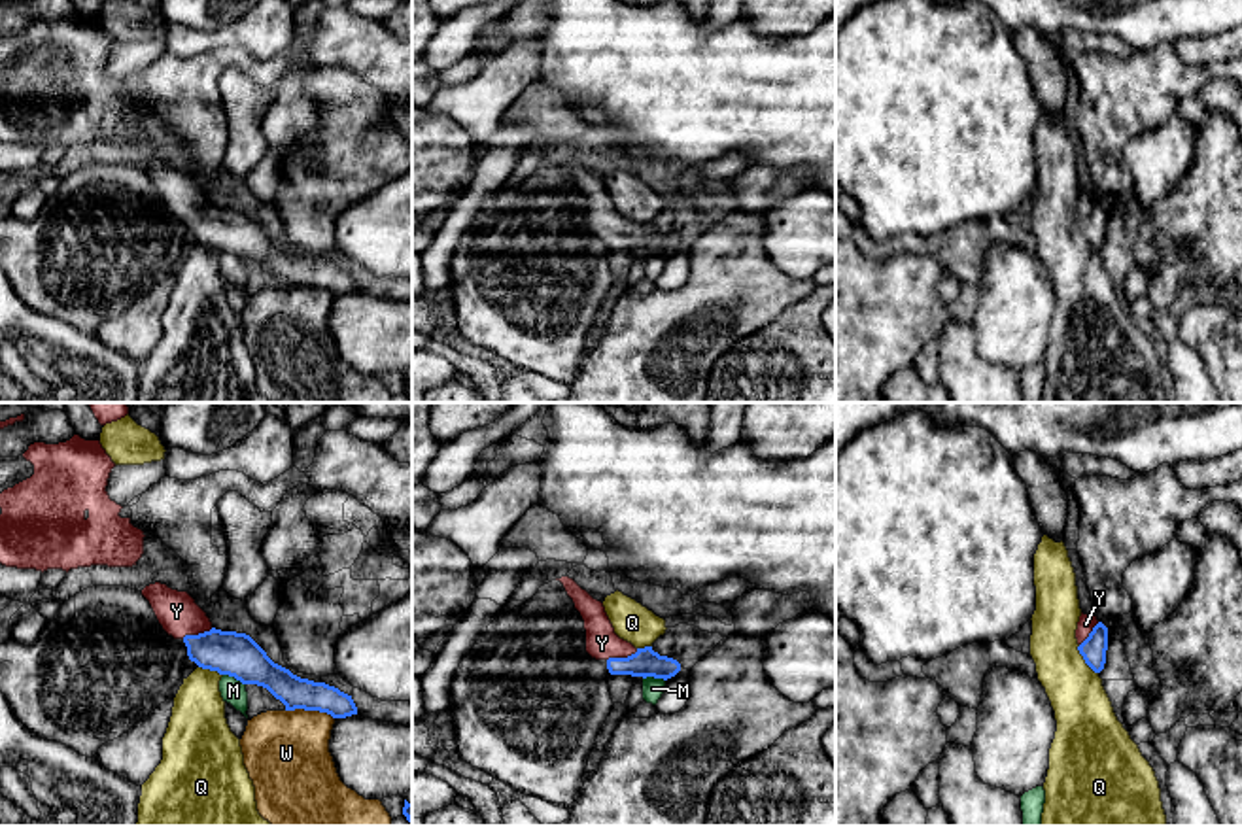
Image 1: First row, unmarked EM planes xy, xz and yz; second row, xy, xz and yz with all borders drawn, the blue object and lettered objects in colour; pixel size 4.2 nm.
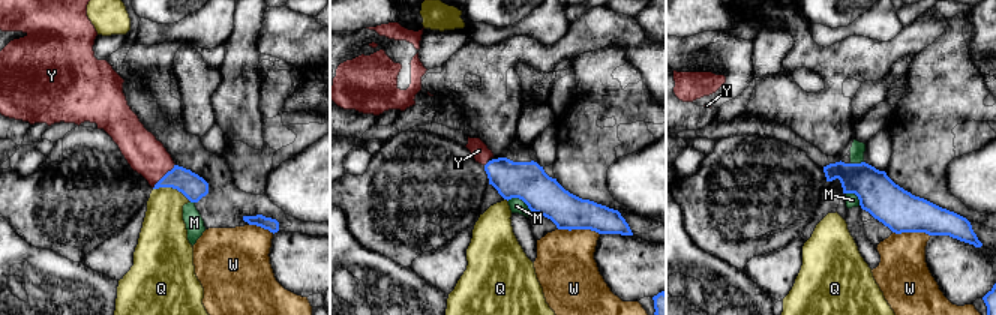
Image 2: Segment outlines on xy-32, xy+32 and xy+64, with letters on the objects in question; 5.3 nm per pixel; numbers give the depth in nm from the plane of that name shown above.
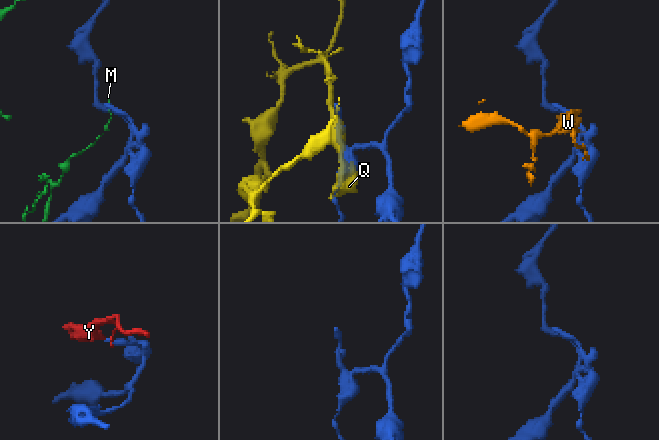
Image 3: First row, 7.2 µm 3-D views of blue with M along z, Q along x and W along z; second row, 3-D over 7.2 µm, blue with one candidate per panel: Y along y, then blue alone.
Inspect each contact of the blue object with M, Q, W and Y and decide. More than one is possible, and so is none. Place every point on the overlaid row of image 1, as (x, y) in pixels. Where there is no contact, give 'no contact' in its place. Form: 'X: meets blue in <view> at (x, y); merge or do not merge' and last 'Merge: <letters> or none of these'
M: meets blue in xy at (235, 677); do not merge
Q: meets blue in yz at (1084, 658); do not merge
W: meets blue in xy at (310, 709); do not merge
Y: meets blue in xz at (622, 658); merge
Merge: Y

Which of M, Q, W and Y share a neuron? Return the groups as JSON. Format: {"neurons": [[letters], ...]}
{"neurons": [["M"], ["Q"], ["W"], ["Y"]]}

